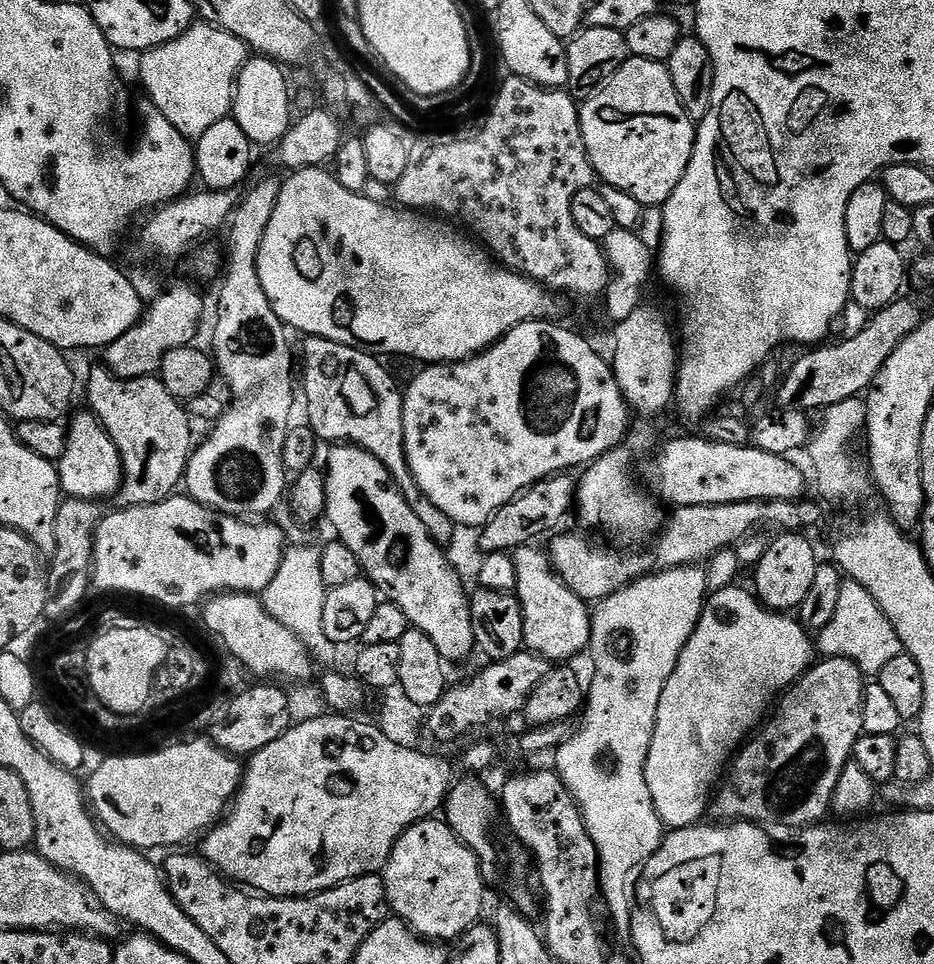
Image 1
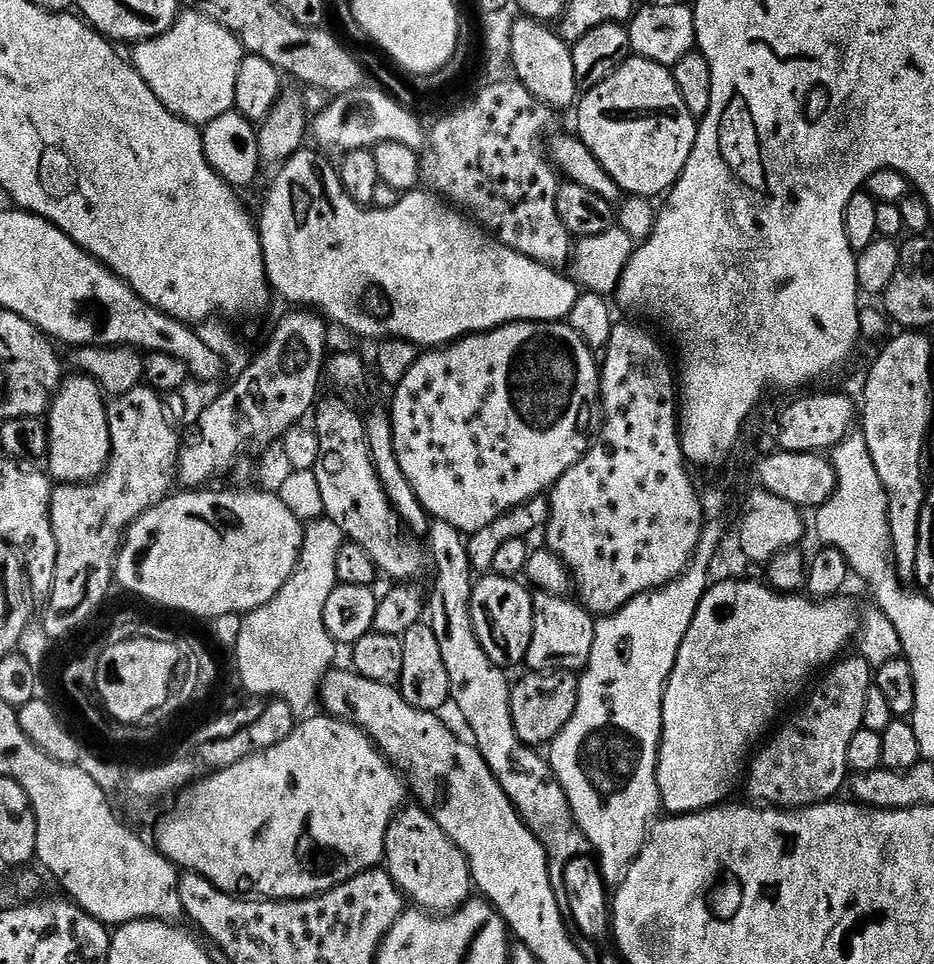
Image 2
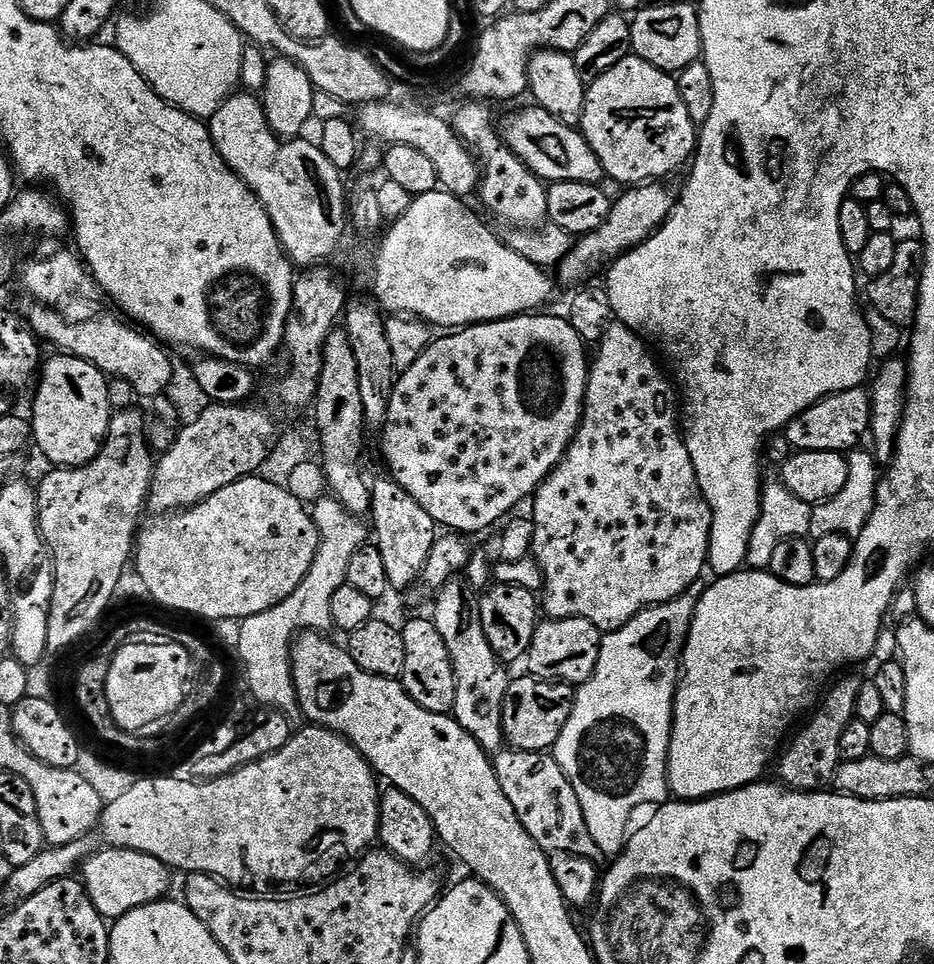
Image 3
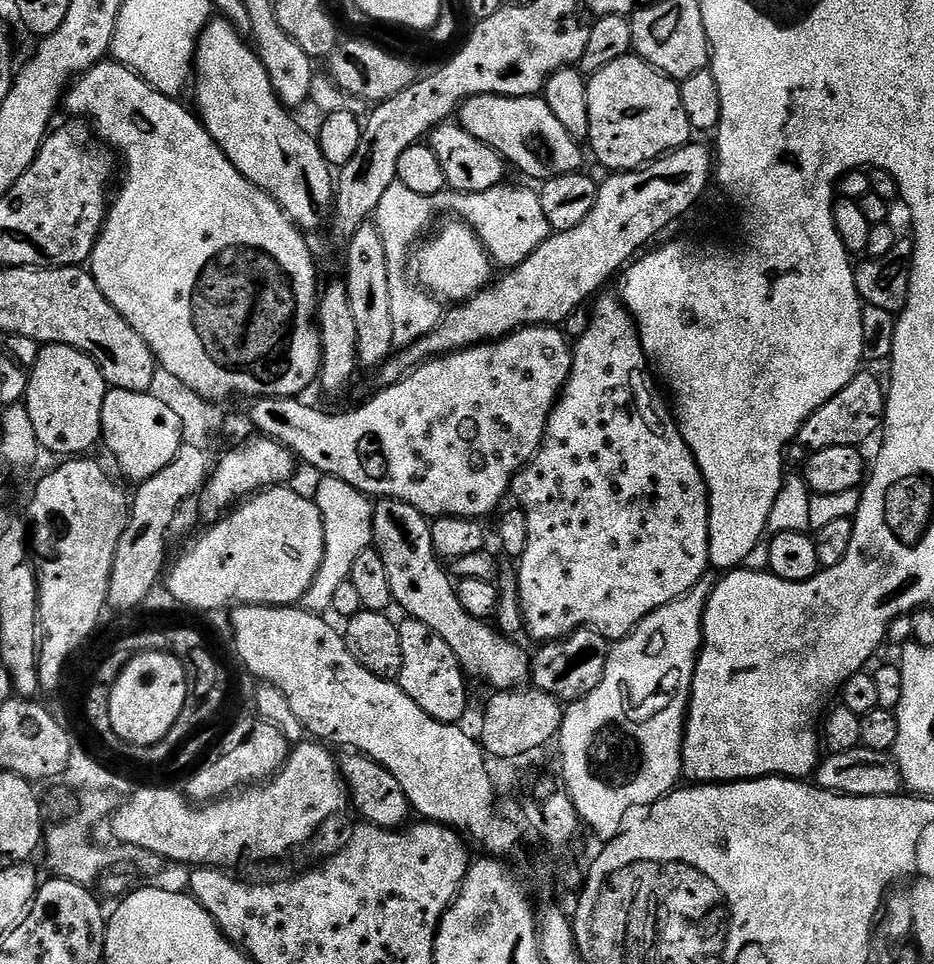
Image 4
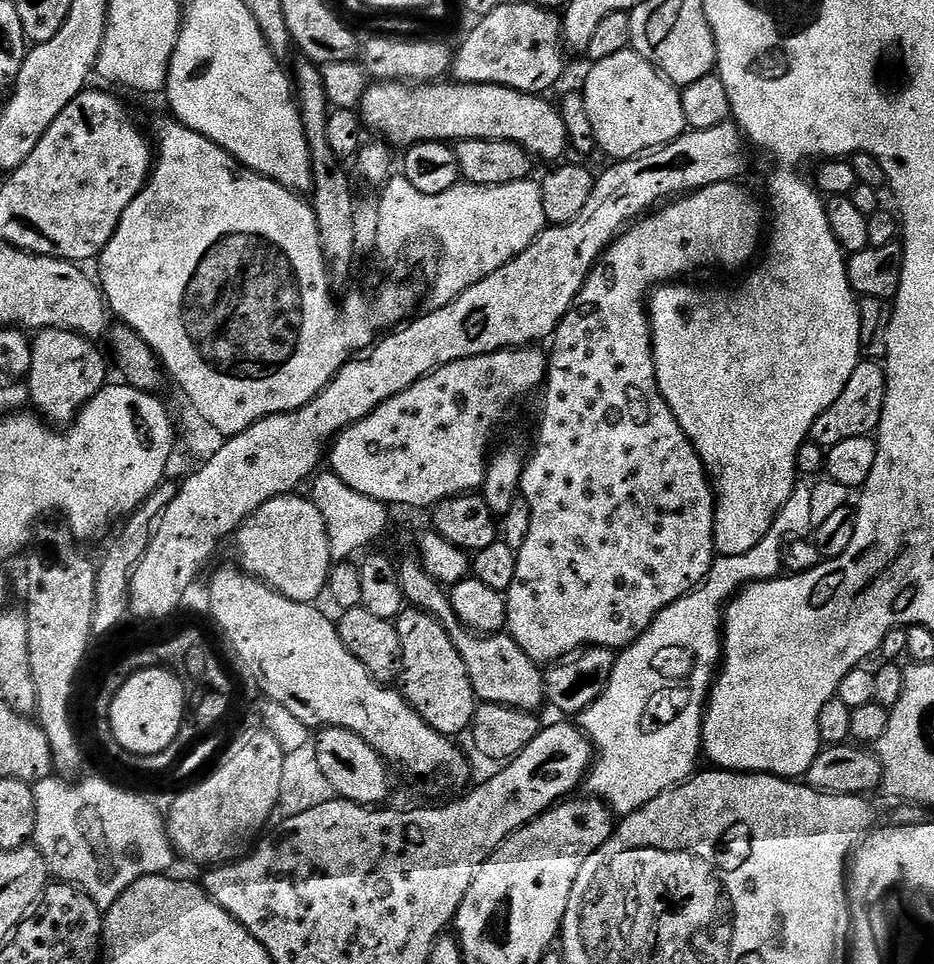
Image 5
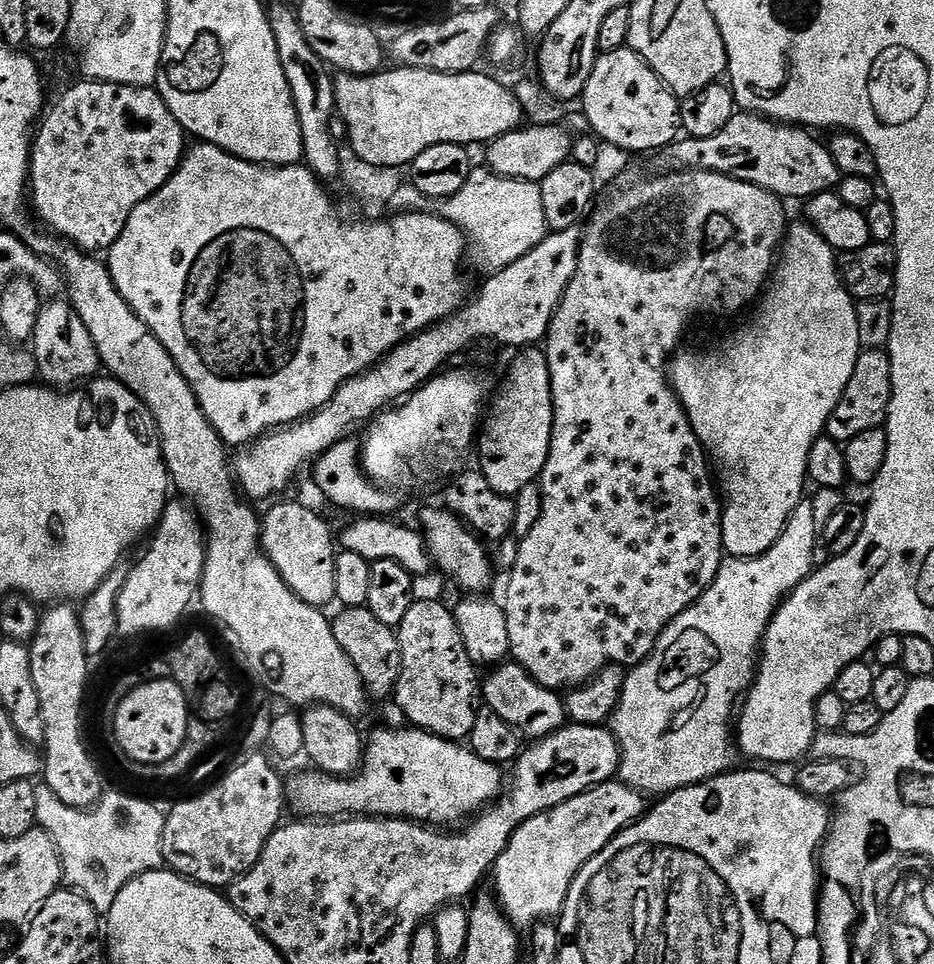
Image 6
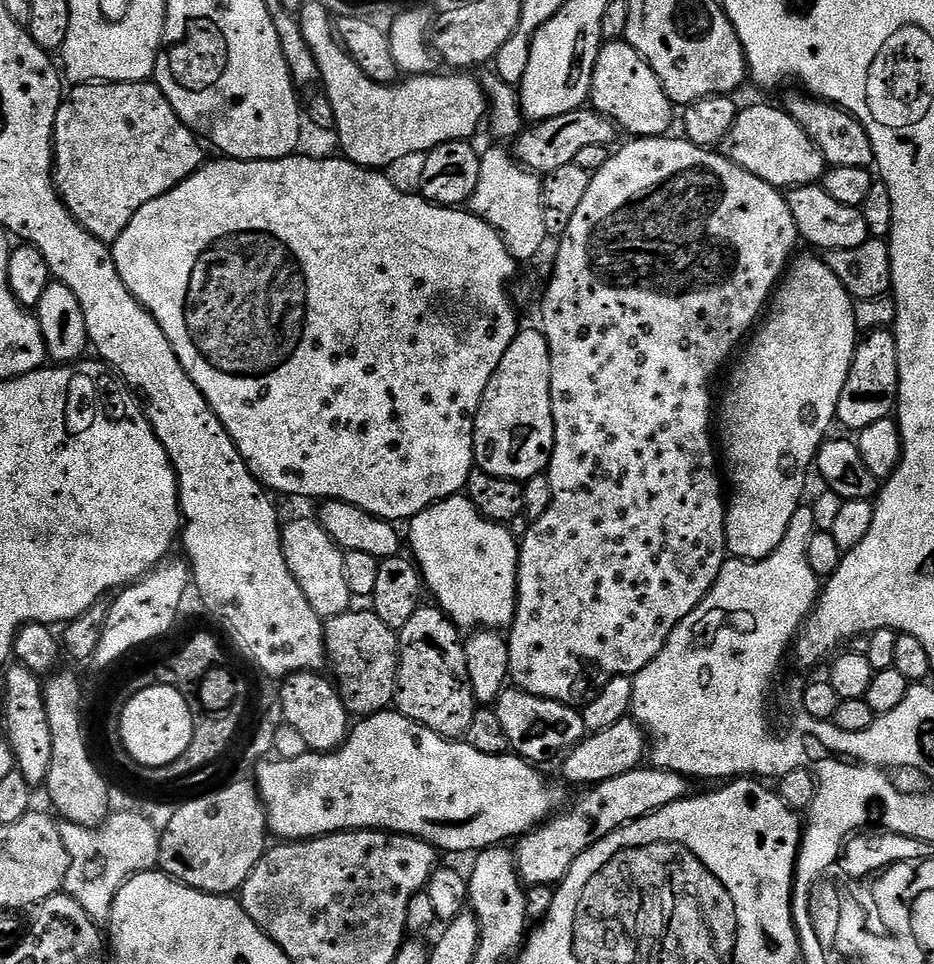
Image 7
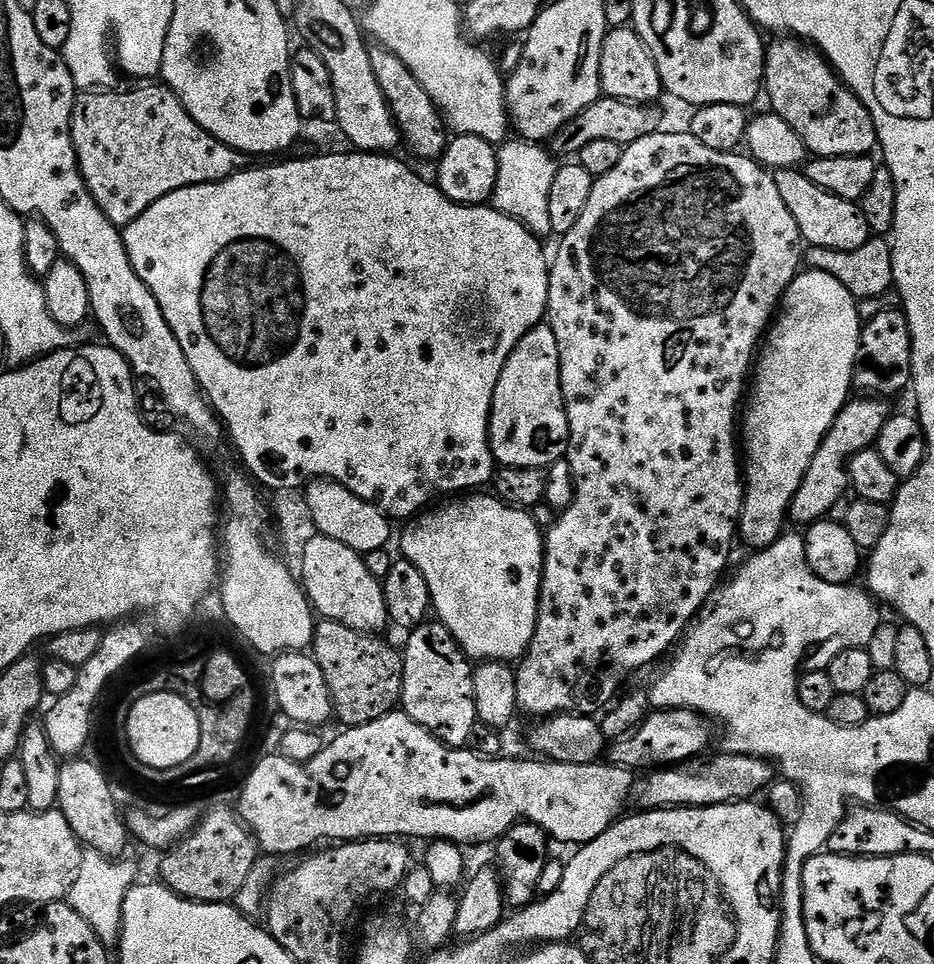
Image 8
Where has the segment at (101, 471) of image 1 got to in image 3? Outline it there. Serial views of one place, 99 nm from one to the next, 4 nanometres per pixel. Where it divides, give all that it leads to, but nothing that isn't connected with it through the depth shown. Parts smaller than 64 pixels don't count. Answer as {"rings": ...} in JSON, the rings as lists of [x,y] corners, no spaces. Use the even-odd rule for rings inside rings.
{"rings":[[[52,354],[52,356],[43,361],[42,367],[38,373],[38,383],[35,385],[34,393],[36,392],[36,397],[32,400],[32,413],[30,413],[30,419],[32,422],[32,438],[35,444],[35,447],[40,447],[40,452],[49,460],[49,465],[58,467],[58,468],[81,468],[86,466],[90,461],[95,458],[95,456],[102,450],[104,445],[104,439],[108,436],[108,427],[112,421],[114,411],[110,404],[109,395],[107,390],[109,388],[109,377],[104,375],[102,370],[98,370],[98,366],[94,366],[90,362],[86,362],[82,358],[77,356],[70,356],[67,354]]]}

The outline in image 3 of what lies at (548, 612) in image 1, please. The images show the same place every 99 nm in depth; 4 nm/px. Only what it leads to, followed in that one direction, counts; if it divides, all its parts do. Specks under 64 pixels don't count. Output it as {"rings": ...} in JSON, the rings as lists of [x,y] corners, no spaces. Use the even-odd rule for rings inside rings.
{"rings":[[[586,618],[541,619],[536,625],[526,655],[527,675],[558,684],[585,684],[598,666],[601,639],[602,634],[596,629],[594,622],[586,622]]]}

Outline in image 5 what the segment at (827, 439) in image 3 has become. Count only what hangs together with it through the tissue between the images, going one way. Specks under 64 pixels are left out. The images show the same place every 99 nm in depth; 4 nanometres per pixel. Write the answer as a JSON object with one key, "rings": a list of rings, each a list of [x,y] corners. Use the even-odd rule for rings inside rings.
{"rings":[[[865,359],[854,370],[837,401],[814,422],[810,440],[827,450],[838,446],[838,442],[846,442],[846,438],[872,436],[880,426],[887,389],[888,377],[885,369],[877,361]]]}

